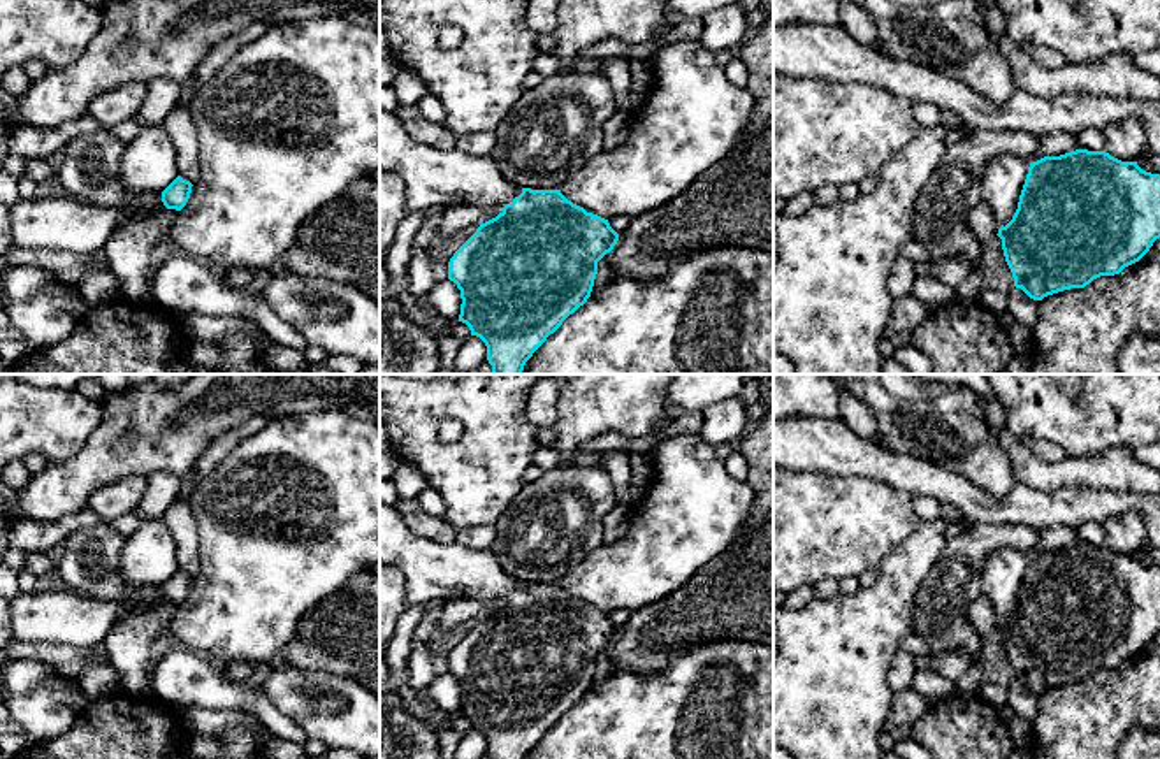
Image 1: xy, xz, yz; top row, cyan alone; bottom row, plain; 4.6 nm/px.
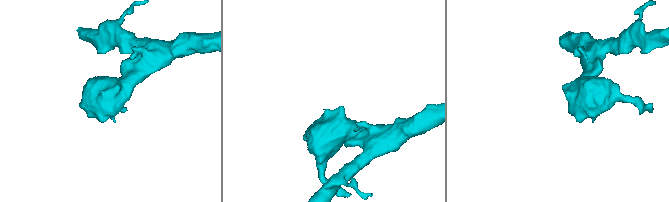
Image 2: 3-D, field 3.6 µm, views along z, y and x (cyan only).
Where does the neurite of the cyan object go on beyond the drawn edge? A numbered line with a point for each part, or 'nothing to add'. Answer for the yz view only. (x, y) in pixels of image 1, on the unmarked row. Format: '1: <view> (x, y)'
1: yz (983, 617)

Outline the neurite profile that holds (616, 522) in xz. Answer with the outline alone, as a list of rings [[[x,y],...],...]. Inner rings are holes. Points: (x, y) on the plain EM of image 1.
[[[615,506],[603,520],[603,545],[615,543],[627,529],[631,510]]]

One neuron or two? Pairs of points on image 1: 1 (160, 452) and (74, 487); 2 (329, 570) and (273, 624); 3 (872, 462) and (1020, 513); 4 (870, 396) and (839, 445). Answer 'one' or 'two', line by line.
1: one
2: one
3: one
4: two

